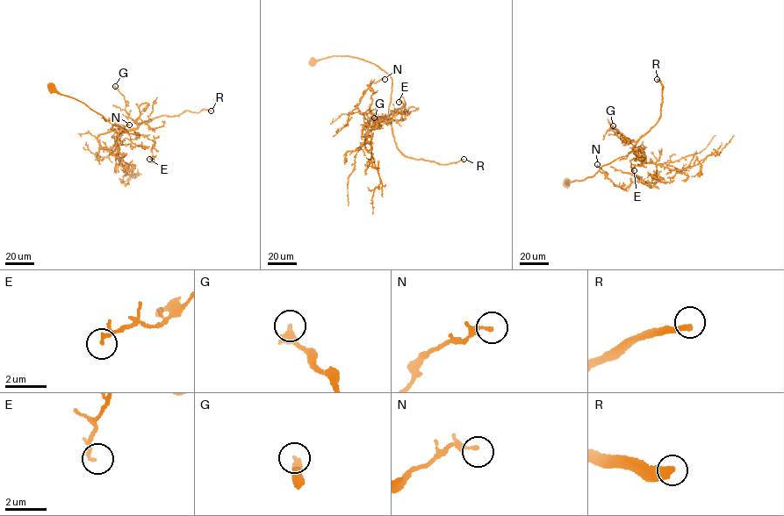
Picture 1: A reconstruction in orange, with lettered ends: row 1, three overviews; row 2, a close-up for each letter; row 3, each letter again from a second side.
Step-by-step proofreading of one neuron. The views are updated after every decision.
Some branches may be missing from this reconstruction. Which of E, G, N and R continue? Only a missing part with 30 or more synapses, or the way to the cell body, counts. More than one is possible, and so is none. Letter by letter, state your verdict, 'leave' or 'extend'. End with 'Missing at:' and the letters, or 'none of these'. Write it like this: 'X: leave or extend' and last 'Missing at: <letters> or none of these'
E: leave
G: leave
N: leave
R: extend
Missing at: R

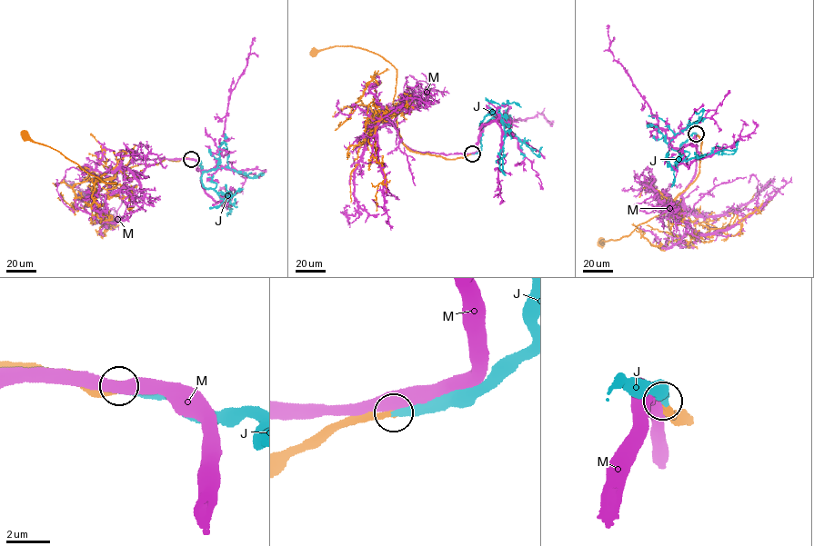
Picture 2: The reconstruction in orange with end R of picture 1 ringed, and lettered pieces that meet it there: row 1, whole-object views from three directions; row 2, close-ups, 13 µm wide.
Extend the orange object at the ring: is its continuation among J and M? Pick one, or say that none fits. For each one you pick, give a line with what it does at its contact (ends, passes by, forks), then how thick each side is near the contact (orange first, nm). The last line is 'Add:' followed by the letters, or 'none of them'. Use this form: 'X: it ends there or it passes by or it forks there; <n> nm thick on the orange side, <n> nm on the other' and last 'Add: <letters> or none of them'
J: it ends there; 400 nm thick on the orange side, 360 nm on the other
Add: J

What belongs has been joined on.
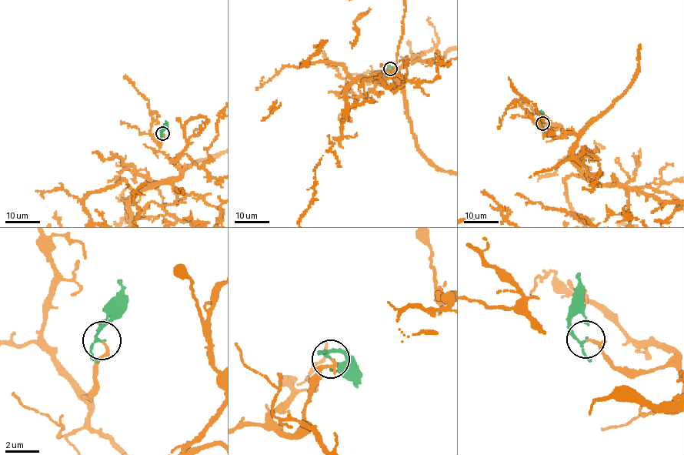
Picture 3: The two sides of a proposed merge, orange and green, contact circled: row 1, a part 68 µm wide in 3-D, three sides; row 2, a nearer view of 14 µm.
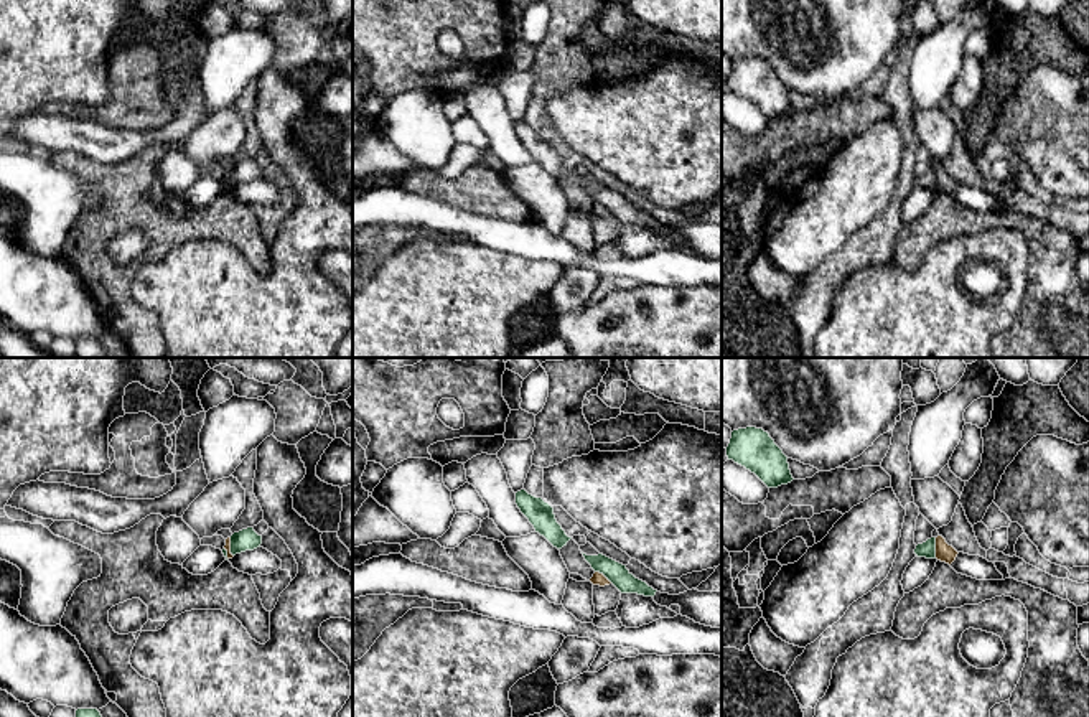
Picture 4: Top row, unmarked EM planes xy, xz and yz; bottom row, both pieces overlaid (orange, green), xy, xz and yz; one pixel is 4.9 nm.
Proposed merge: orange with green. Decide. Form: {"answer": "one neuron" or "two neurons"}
{"answer": "two neurons"}

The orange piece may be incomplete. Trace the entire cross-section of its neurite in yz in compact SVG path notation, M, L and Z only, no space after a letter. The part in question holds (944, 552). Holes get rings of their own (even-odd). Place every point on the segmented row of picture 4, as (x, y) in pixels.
M942 536L936 537L936 559L946 564L952 564L957 557L957 551L946 542Z

